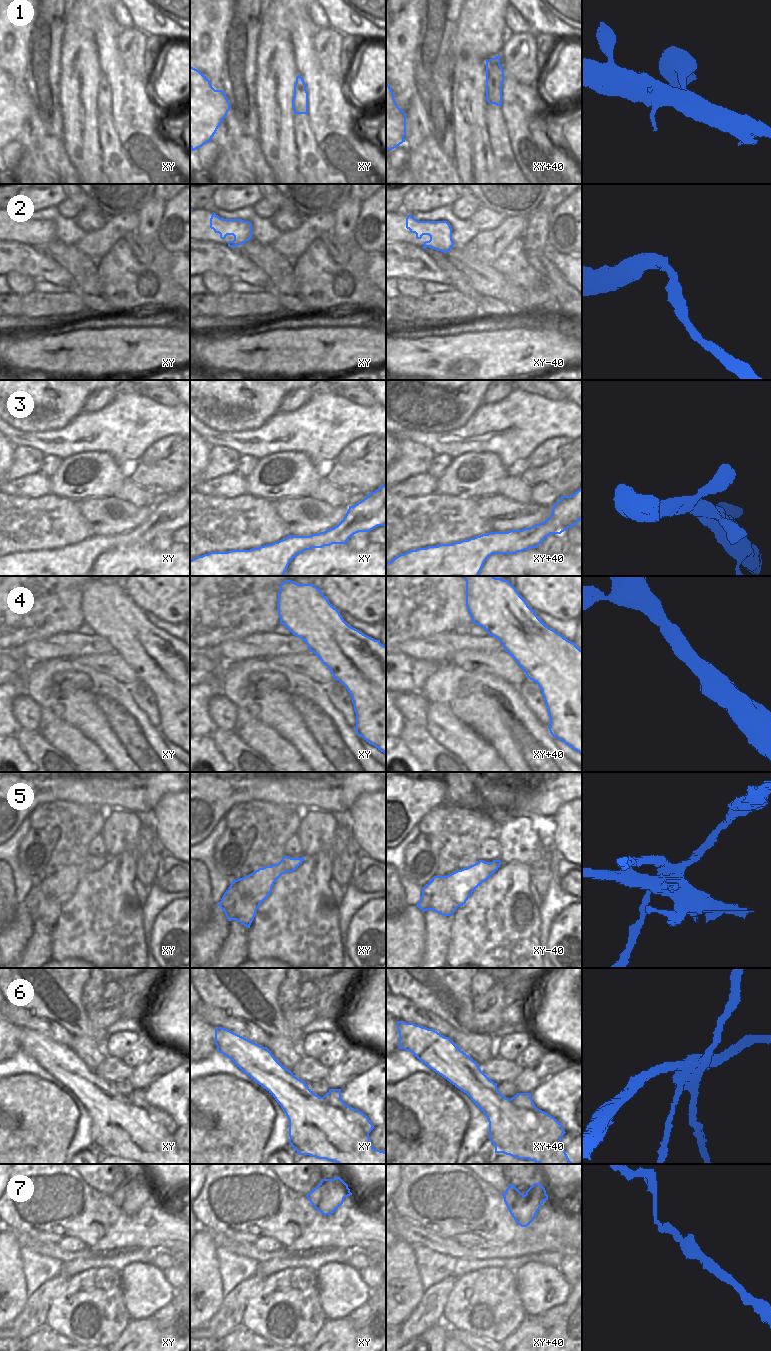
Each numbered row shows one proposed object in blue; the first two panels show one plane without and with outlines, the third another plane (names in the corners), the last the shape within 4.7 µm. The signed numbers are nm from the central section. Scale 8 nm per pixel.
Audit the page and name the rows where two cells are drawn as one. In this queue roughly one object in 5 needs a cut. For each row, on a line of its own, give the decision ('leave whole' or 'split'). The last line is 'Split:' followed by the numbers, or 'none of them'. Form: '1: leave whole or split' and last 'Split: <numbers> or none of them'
1: leave whole
2: split
3: leave whole
4: leave whole
5: split
6: split
7: leave whole
Split: 2, 5, 6

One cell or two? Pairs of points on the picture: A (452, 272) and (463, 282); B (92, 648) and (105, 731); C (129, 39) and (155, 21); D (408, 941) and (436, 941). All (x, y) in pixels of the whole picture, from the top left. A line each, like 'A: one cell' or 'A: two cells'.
A: one cell
B: two cells
C: two cells
D: two cells

